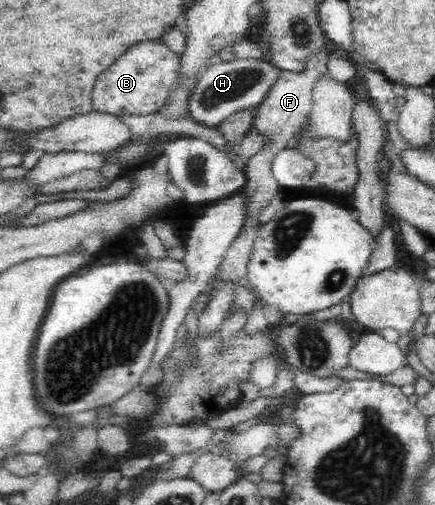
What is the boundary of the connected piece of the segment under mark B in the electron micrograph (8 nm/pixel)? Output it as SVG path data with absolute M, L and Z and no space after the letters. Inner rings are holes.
M152 40L129 47L95 79L94 93L91 93L93 111L112 115L148 115L160 109L179 80L179 56L163 43Z

